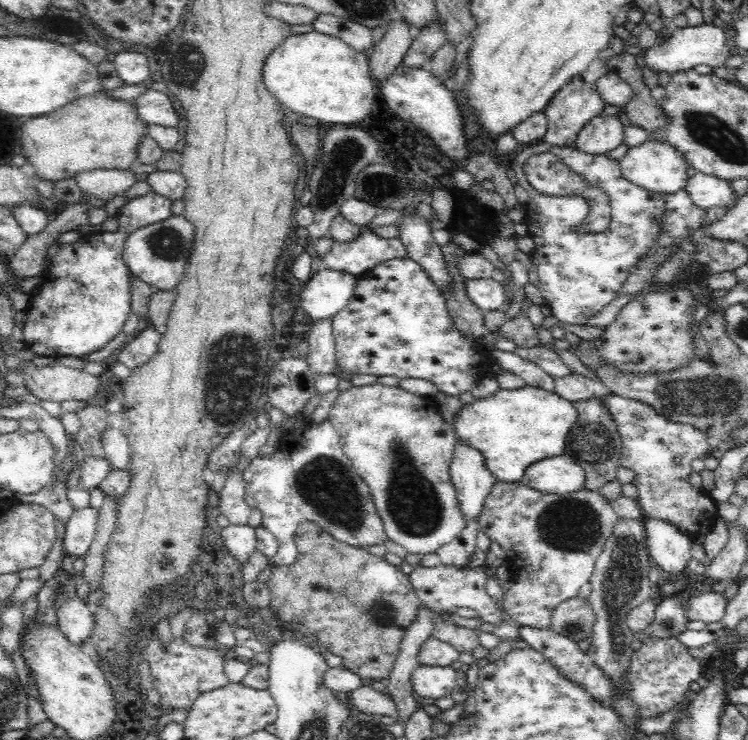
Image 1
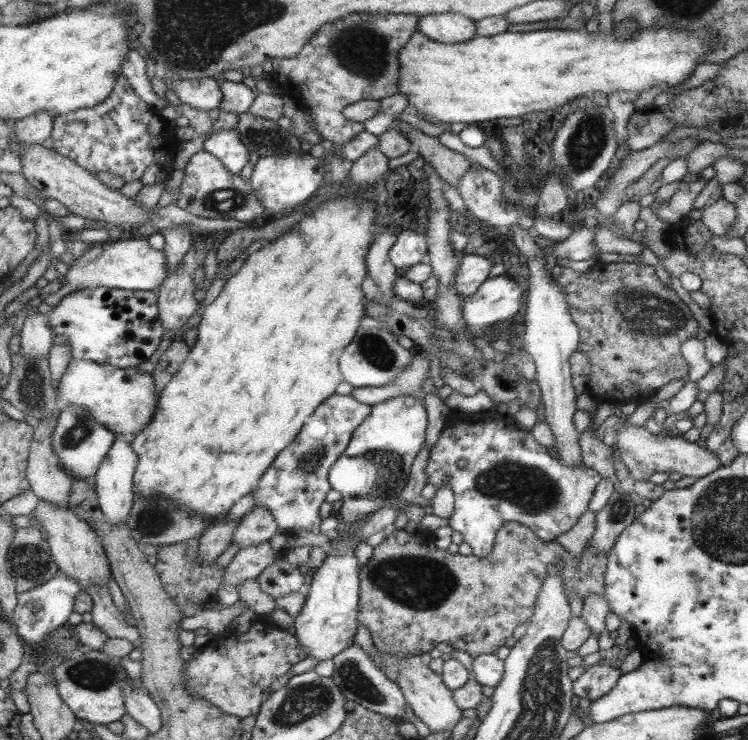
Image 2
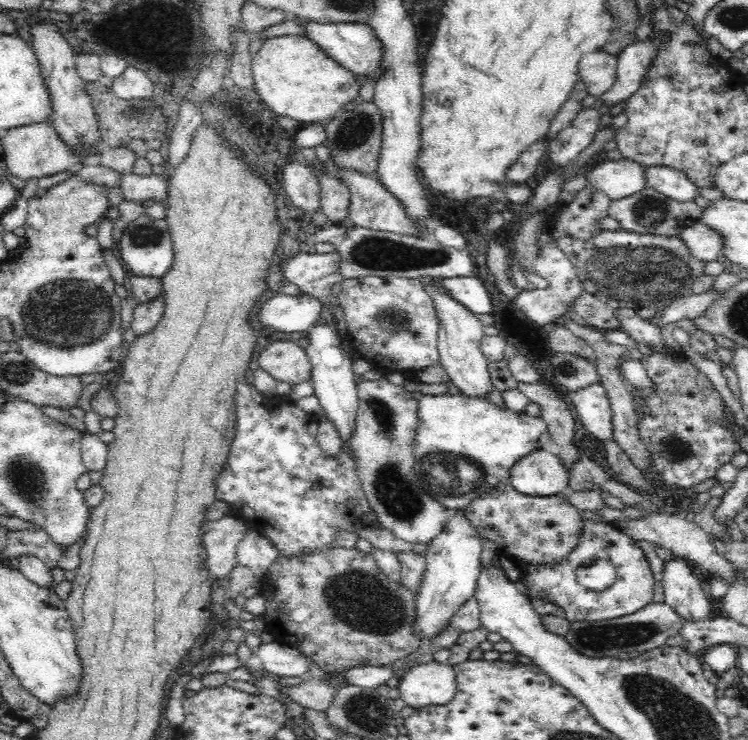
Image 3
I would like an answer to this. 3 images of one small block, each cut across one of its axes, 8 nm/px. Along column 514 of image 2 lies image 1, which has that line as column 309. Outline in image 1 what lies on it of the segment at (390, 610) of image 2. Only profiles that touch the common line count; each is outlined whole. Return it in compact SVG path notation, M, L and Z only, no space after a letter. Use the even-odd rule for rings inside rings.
M313 522L298 524L294 534L297 547L297 560L289 566L272 567L270 580L266 587L270 590L269 606L278 613L278 620L304 624L317 633L320 646L332 654L342 656L343 666L355 672L369 685L372 680L387 678L399 654L403 636L413 620L416 620L421 601L416 595L409 576L401 568L388 564L362 548L351 548L340 543Z

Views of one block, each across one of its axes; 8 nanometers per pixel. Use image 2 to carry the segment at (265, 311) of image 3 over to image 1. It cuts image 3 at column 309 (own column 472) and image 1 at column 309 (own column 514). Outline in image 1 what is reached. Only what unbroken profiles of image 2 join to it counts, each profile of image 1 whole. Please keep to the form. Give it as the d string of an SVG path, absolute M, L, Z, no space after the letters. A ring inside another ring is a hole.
M322 269L310 276L301 292L303 309L314 321L332 318L348 304L358 276L331 269Z

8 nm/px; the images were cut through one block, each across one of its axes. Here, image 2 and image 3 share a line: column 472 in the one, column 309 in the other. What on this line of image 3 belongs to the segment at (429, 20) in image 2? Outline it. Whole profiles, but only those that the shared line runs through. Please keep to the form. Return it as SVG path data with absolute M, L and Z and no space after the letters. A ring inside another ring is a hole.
M298 19L297 22L305 27L305 35L318 44L320 48L332 60L335 60L340 66L352 73L356 78L364 76L369 78L372 73L380 72L380 61L383 56L383 47L380 39L377 38L373 28L368 24L360 23L338 23L338 24L320 24L319 21L309 21L308 19Z

